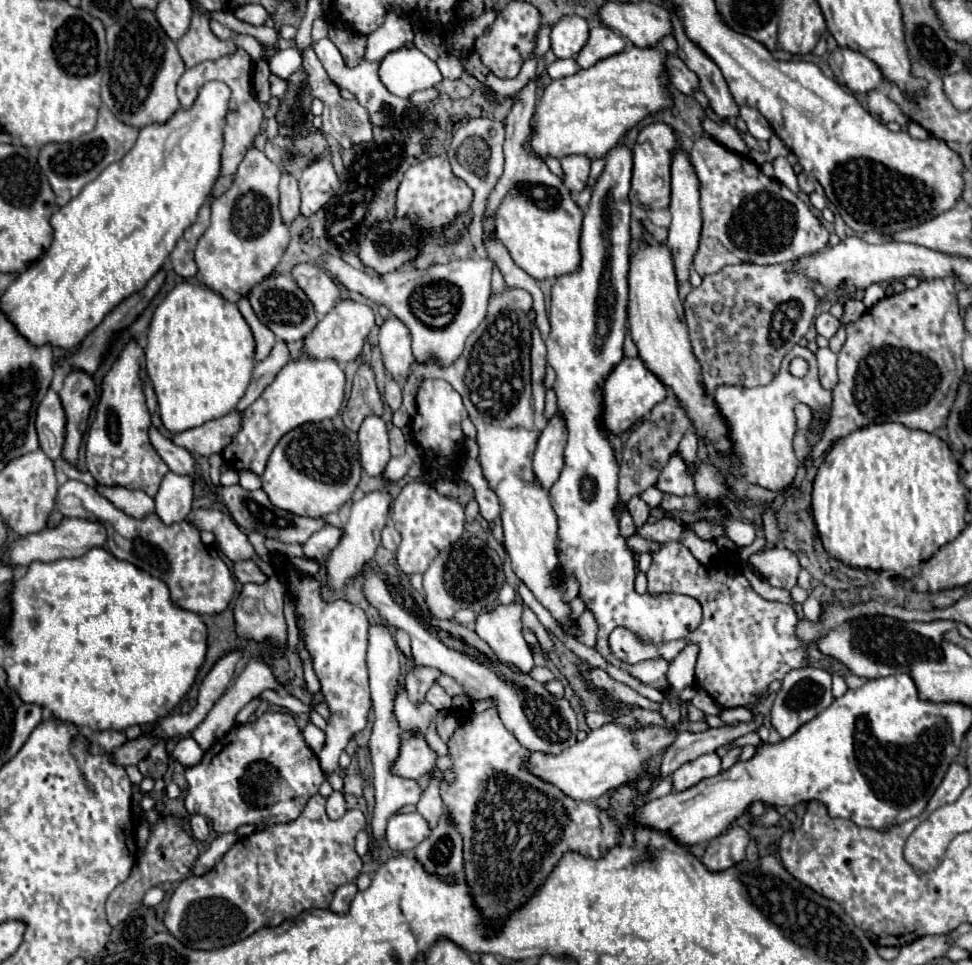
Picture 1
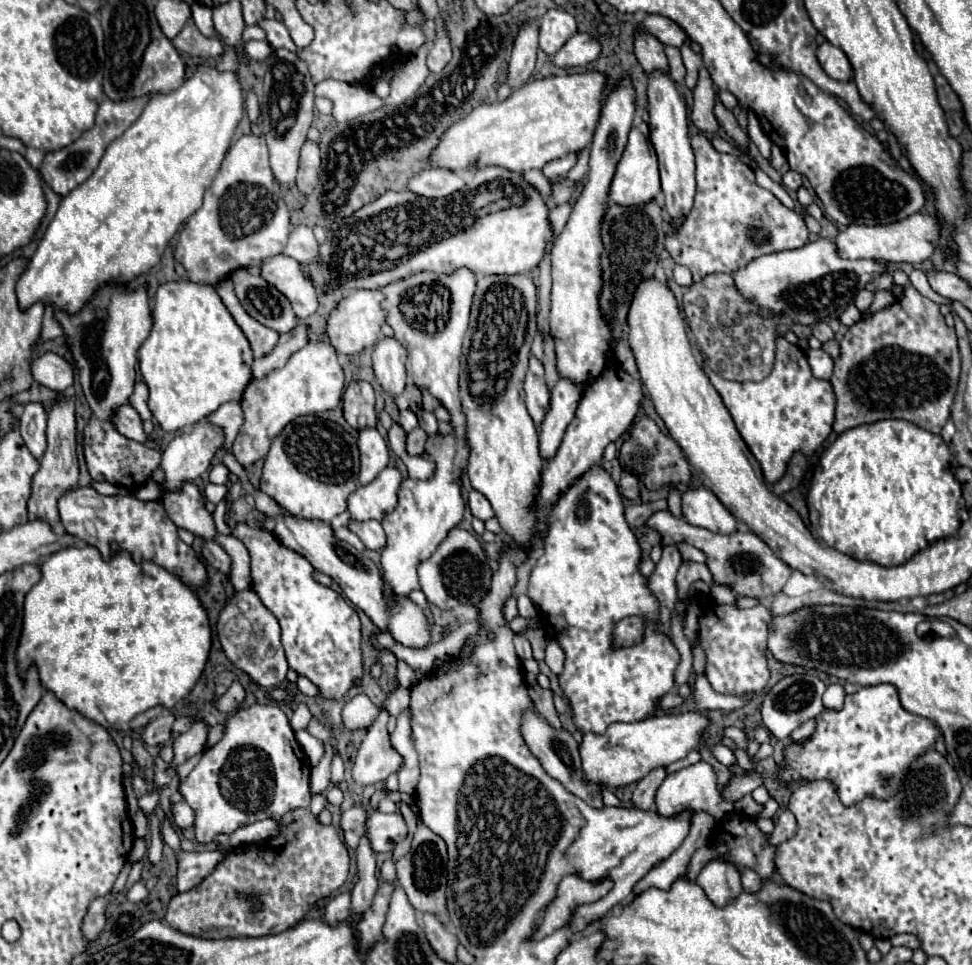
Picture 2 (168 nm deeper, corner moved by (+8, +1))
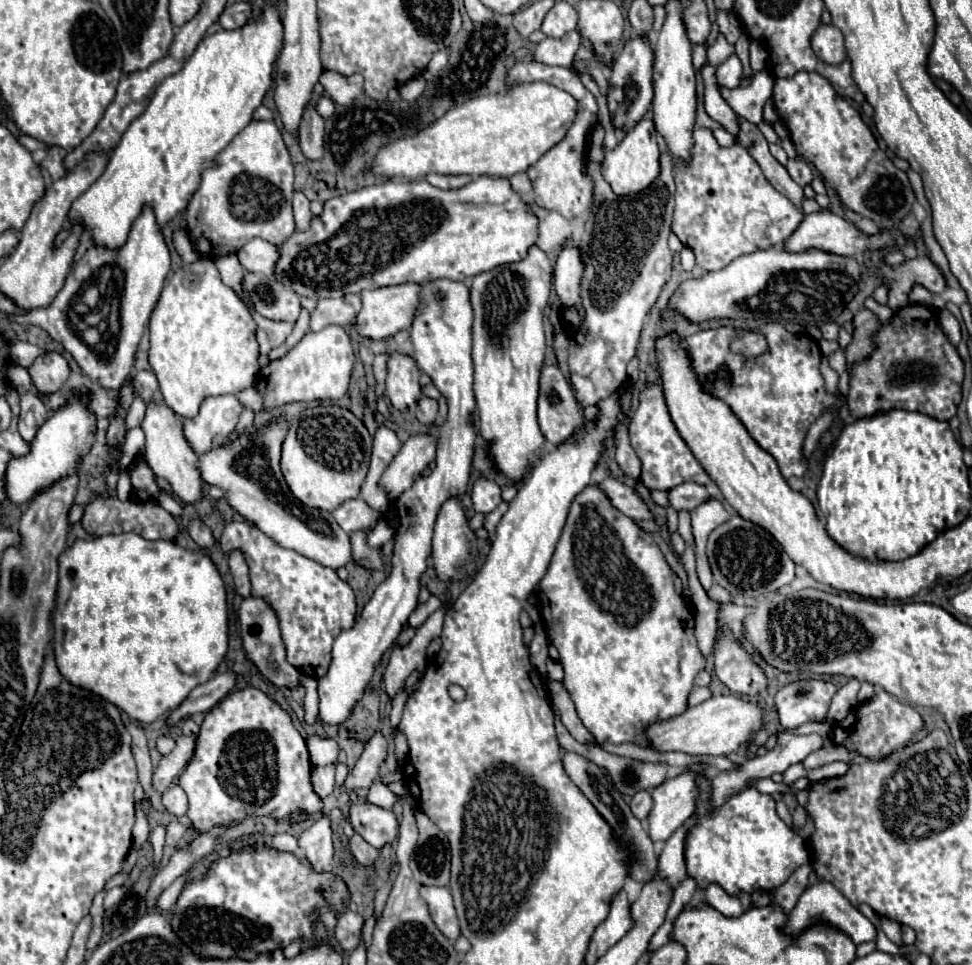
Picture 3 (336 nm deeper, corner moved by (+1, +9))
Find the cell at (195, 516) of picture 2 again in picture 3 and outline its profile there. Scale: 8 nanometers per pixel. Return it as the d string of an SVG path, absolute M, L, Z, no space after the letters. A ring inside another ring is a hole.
M155 397L147 403L147 411L141 427L147 437L145 461L149 463L153 473L157 477L165 477L171 483L173 493L181 501L185 503L197 501L201 497L201 475L197 471L197 453L193 451L187 437L183 435L183 419L175 415L175 411L171 411L159 397Z

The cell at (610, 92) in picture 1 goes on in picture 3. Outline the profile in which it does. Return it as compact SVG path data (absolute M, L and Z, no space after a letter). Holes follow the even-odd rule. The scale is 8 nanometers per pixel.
M541 81L515 85L503 95L481 95L455 105L419 133L383 145L369 171L405 181L417 181L429 173L511 177L527 171L545 151L559 143L571 127L575 113L577 103L563 89Z

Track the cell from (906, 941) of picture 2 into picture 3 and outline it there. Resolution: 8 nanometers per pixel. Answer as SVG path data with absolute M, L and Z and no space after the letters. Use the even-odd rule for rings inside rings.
M879 917L879 923L881 923L881 929L883 929L883 933L895 943L895 945L899 945L901 947L901 925L899 923L895 923L895 921L887 921L885 917Z

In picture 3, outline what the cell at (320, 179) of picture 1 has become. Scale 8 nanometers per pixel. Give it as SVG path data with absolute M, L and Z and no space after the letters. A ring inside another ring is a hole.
M313 105L305 107L299 125L299 143L307 159L321 159L323 155L323 119Z

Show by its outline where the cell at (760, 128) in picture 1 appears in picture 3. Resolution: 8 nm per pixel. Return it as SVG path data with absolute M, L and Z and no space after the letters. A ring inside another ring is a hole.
M731 55L727 61L717 65L717 69L715 69L715 77L721 87L731 87L731 89L739 87L741 75L743 75L743 67L741 67L741 61L737 59L737 55Z

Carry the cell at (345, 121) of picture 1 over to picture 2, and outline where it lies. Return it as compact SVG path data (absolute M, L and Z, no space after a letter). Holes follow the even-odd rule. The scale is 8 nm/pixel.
M262 19L260 21L260 27L268 33L268 43L274 47L274 49L288 49L288 51L298 51L298 47L292 43L292 37L286 29L286 25L282 21L276 21L276 19Z

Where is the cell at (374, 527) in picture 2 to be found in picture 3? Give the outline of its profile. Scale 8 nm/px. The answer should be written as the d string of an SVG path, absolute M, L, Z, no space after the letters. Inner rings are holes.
M351 499L345 501L343 505L339 505L333 511L335 521L339 523L339 527L343 527L343 531L353 533L357 529L371 529L377 525L377 521L381 519L381 513L373 511L363 499Z

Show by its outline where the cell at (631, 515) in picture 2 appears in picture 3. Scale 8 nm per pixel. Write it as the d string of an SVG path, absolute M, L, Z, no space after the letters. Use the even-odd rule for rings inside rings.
M681 483L669 491L669 503L677 511L681 509L693 511L695 507L699 507L699 503L705 503L707 499L711 499L711 495L703 485L697 485L697 483Z

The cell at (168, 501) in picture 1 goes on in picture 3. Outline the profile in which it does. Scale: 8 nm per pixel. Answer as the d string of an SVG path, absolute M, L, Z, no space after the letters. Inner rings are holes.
M219 395L207 397L201 403L199 415L193 419L185 419L185 437L189 439L193 451L203 455L207 449L219 447L233 433L239 415L243 413L243 405L237 395Z

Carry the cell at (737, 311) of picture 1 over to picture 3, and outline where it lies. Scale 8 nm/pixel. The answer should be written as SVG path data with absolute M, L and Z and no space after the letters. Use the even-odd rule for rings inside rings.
M747 333L747 335L739 337L737 341L733 341L731 349L739 351L739 353L743 353L747 357L757 357L757 355L761 355L761 353L767 351L767 343L765 343L765 339L761 335Z

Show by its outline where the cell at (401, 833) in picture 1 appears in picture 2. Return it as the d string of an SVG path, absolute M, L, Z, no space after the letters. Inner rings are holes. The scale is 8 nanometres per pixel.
M374 811L366 821L366 829L368 829L368 839L372 843L372 849L376 853L392 851L408 835L406 821L400 813Z

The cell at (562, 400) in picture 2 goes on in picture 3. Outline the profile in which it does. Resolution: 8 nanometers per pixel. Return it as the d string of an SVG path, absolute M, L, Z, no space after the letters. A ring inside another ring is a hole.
M667 149L661 153L659 177L637 195L615 195L595 161L587 163L587 173L593 179L593 207L579 241L585 265L581 287L585 321L569 337L571 383L581 405L593 405L611 397L627 381L625 367L635 357L643 319L671 277L673 253L667 247L667 239L671 235L675 195L673 157Z

